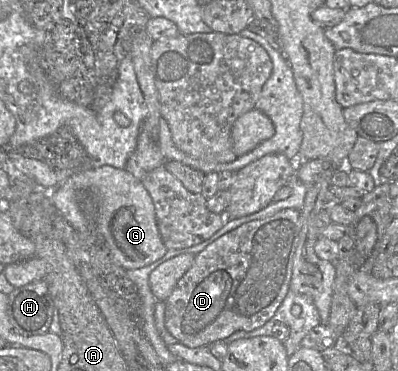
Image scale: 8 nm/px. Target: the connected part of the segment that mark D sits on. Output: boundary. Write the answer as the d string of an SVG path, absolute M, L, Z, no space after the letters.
M286 208L272 216L246 222L210 243L195 256L191 268L165 300L167 331L179 343L198 348L210 346L238 331L249 332L262 327L275 315L290 289L300 230L301 210Z

